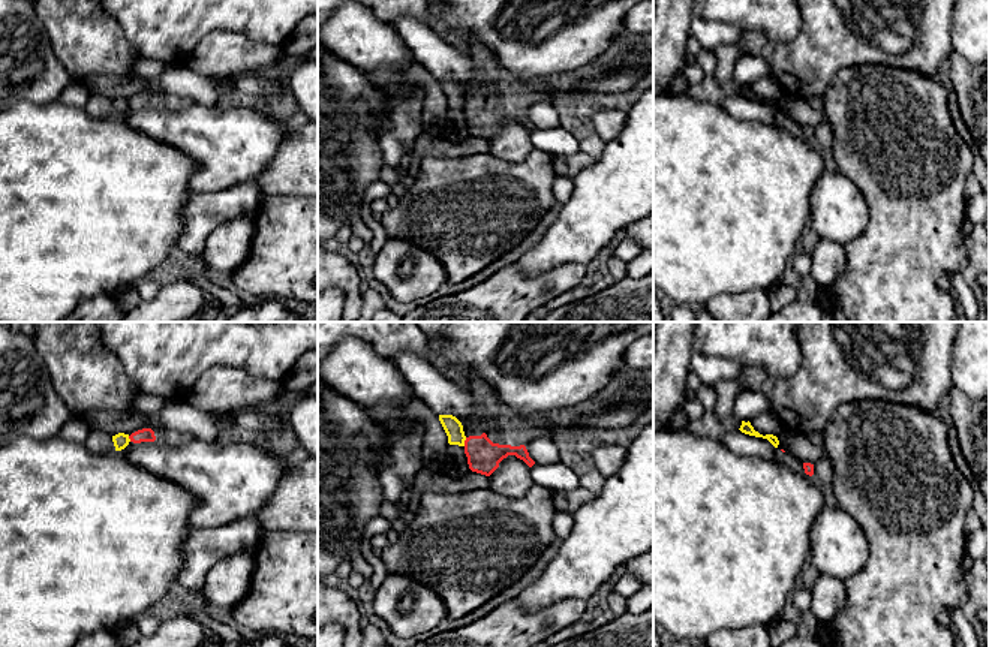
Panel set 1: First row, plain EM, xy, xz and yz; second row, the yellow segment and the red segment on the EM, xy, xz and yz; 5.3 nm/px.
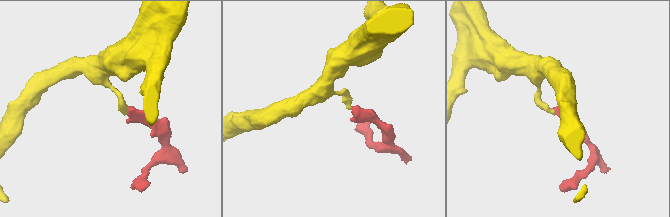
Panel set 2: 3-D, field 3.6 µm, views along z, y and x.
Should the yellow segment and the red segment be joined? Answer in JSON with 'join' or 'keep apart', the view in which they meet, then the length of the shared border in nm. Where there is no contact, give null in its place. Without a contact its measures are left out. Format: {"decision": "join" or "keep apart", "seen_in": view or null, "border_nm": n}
{"decision": "keep apart", "seen_in": "xz", "border_nm": 50}

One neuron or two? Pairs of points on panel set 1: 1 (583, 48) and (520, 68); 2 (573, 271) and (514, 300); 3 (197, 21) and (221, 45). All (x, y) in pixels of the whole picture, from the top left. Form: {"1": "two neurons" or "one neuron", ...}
{"1": "one neuron", "2": "one neuron", "3": "two neurons"}

